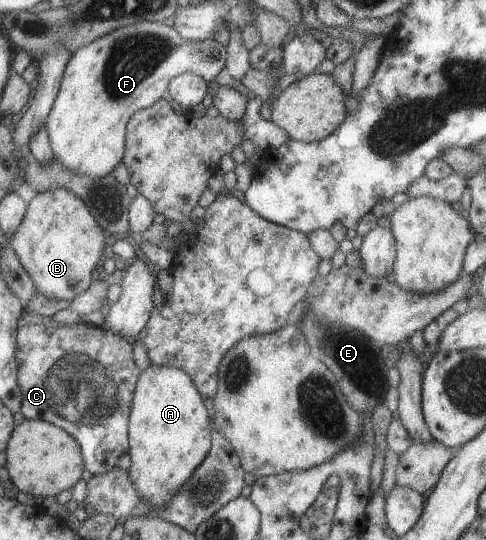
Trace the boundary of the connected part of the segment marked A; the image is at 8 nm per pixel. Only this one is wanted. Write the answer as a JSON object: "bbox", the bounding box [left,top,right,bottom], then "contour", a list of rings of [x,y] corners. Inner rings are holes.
{"bbox":[128,364,215,509],"contour":[[[151,364],[140,373],[128,427],[131,457],[128,473],[136,494],[147,505],[157,509],[169,505],[211,450],[215,430],[204,399],[181,369]]]}

